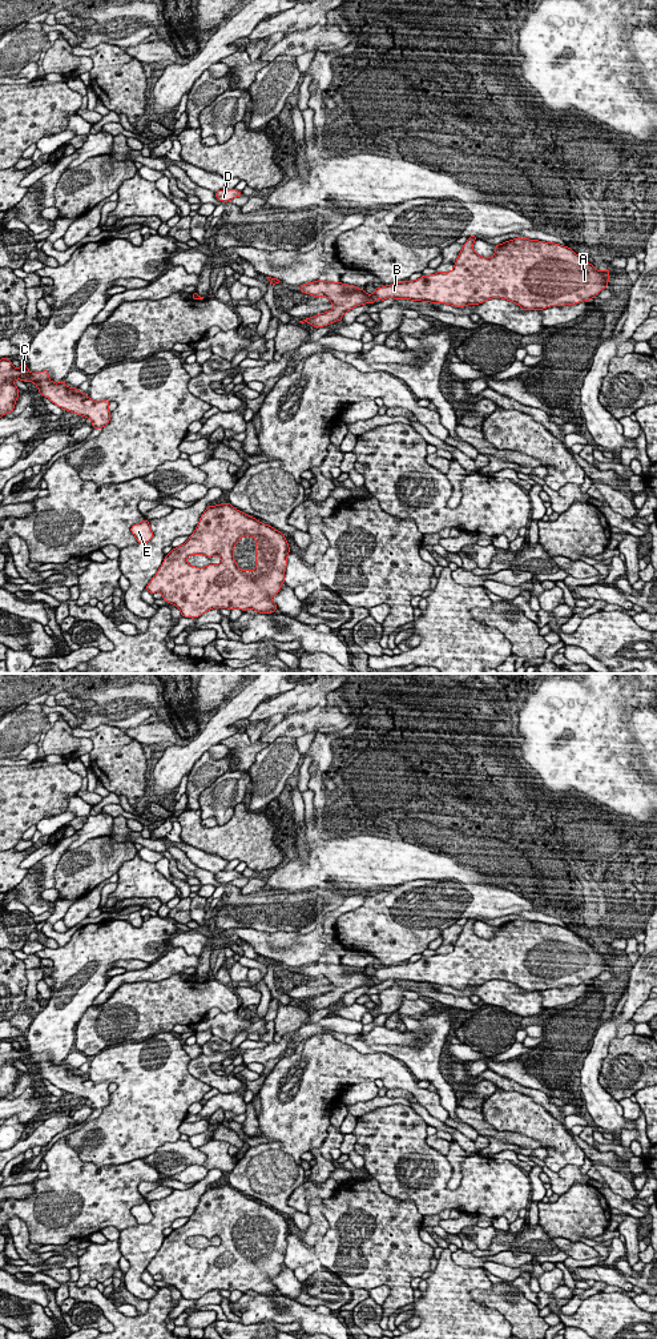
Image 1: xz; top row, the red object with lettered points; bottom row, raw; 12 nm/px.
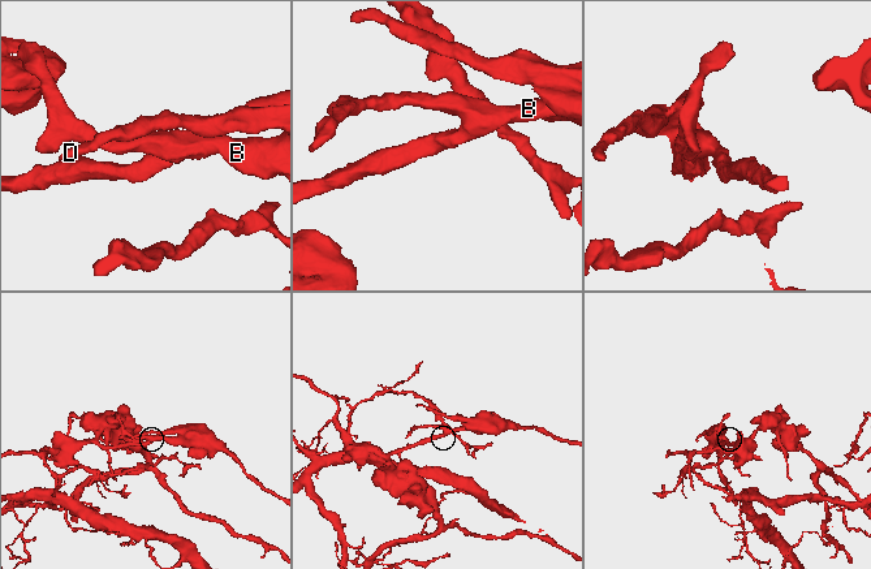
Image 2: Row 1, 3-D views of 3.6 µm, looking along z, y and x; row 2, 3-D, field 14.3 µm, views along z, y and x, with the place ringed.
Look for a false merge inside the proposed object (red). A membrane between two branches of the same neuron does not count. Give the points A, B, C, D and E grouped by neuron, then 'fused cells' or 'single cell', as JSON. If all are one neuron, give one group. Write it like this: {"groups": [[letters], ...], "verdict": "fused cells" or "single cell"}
{"groups": [["A", "B", "C", "D", "E"]], "verdict": "single cell"}

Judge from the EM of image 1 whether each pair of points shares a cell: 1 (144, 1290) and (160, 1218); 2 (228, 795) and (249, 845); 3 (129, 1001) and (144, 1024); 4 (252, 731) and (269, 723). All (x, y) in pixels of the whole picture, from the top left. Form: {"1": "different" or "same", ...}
{"1": "same", "2": "different", "3": "same", "4": "same"}

